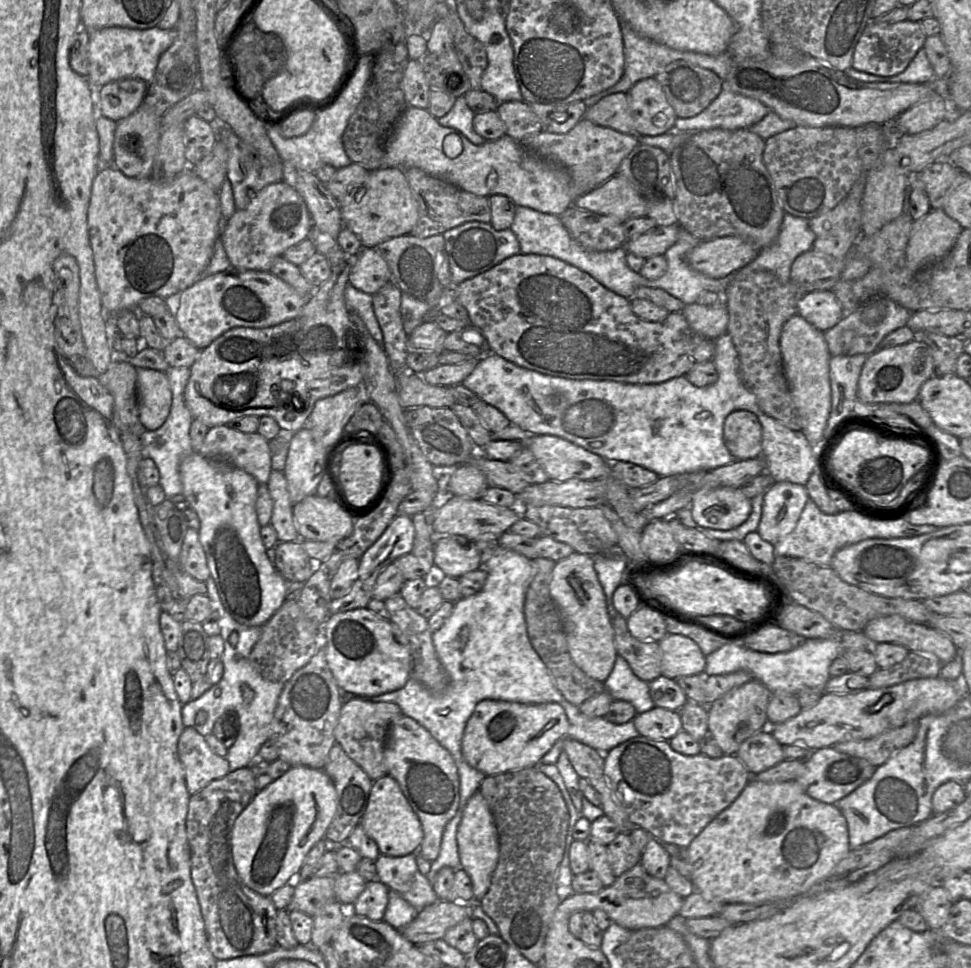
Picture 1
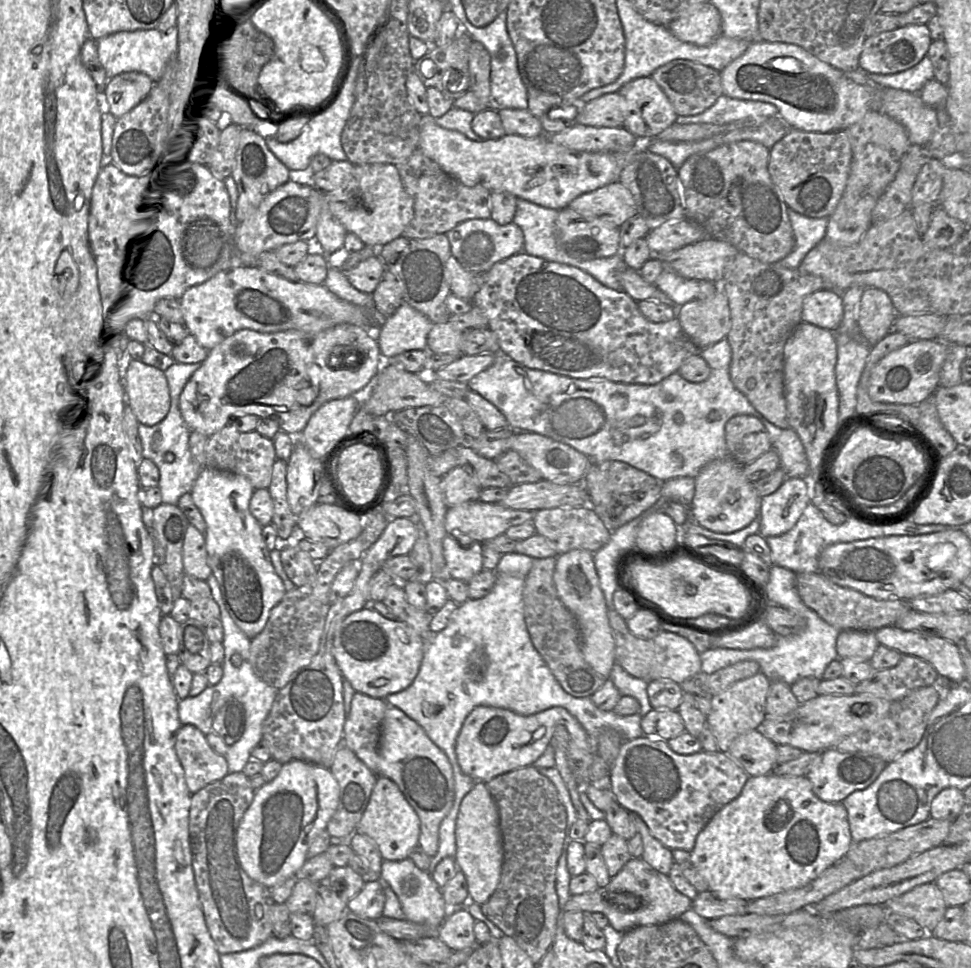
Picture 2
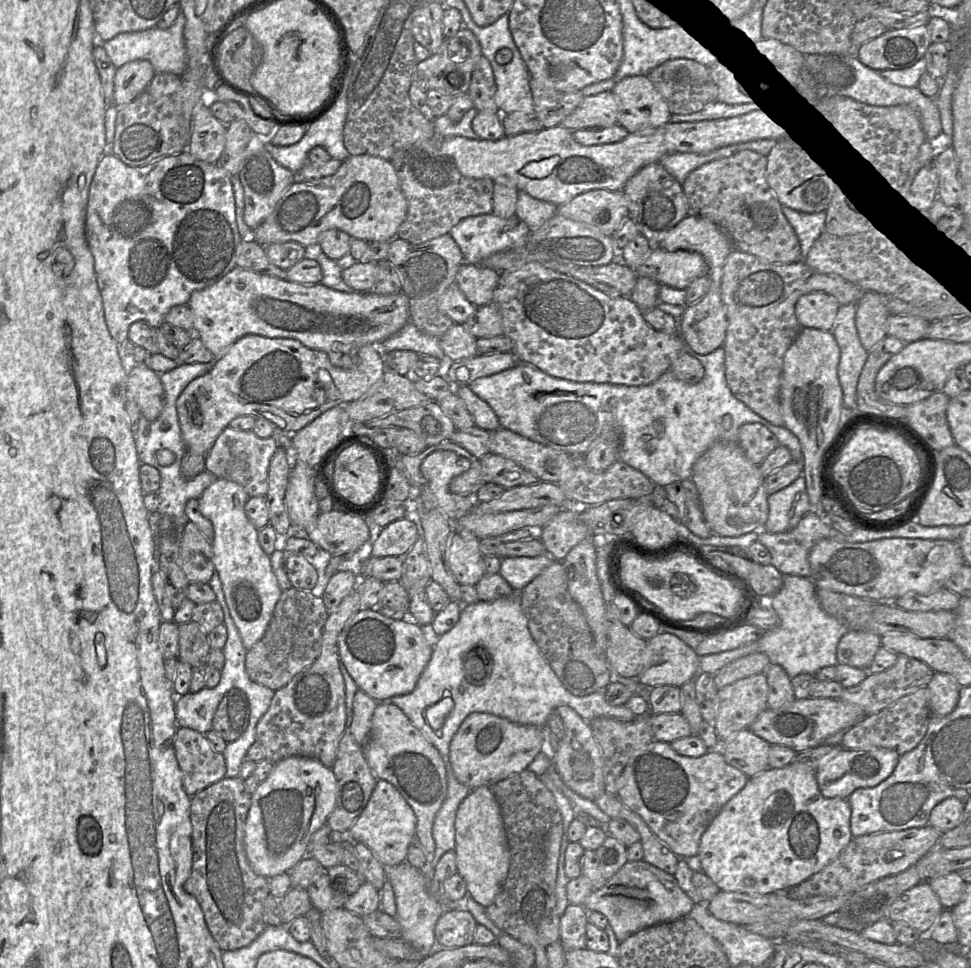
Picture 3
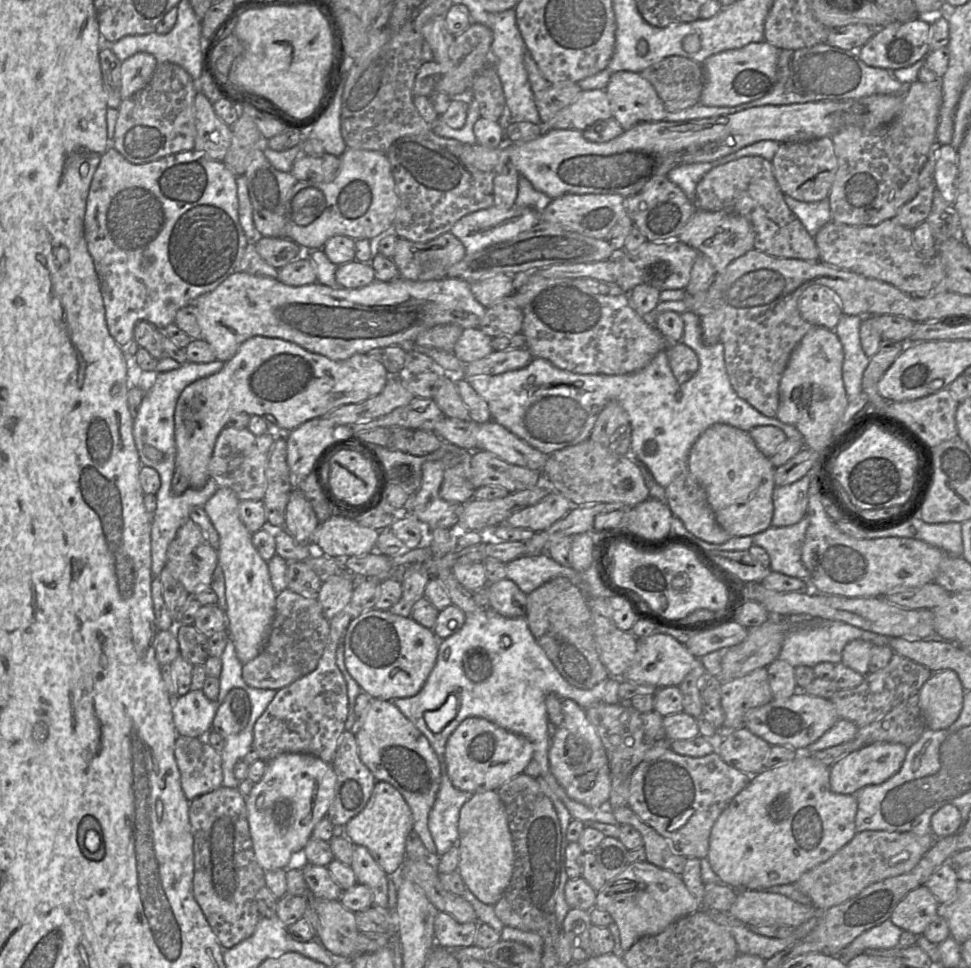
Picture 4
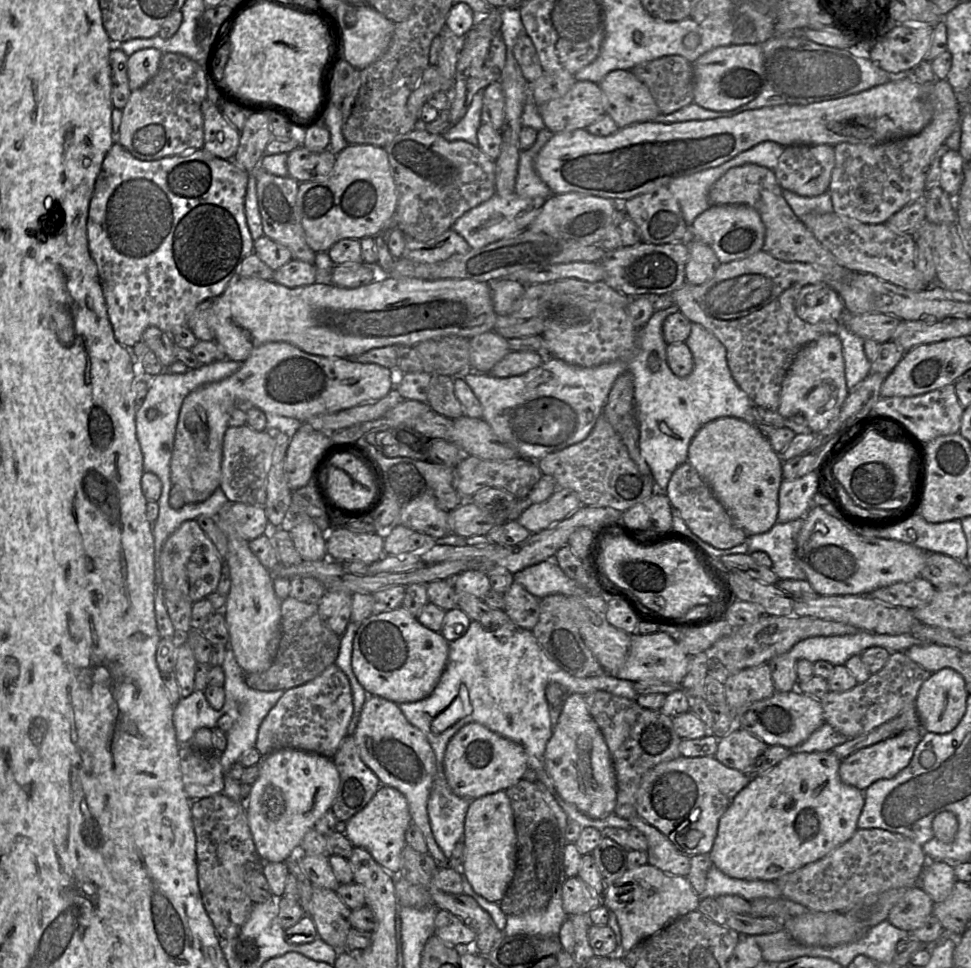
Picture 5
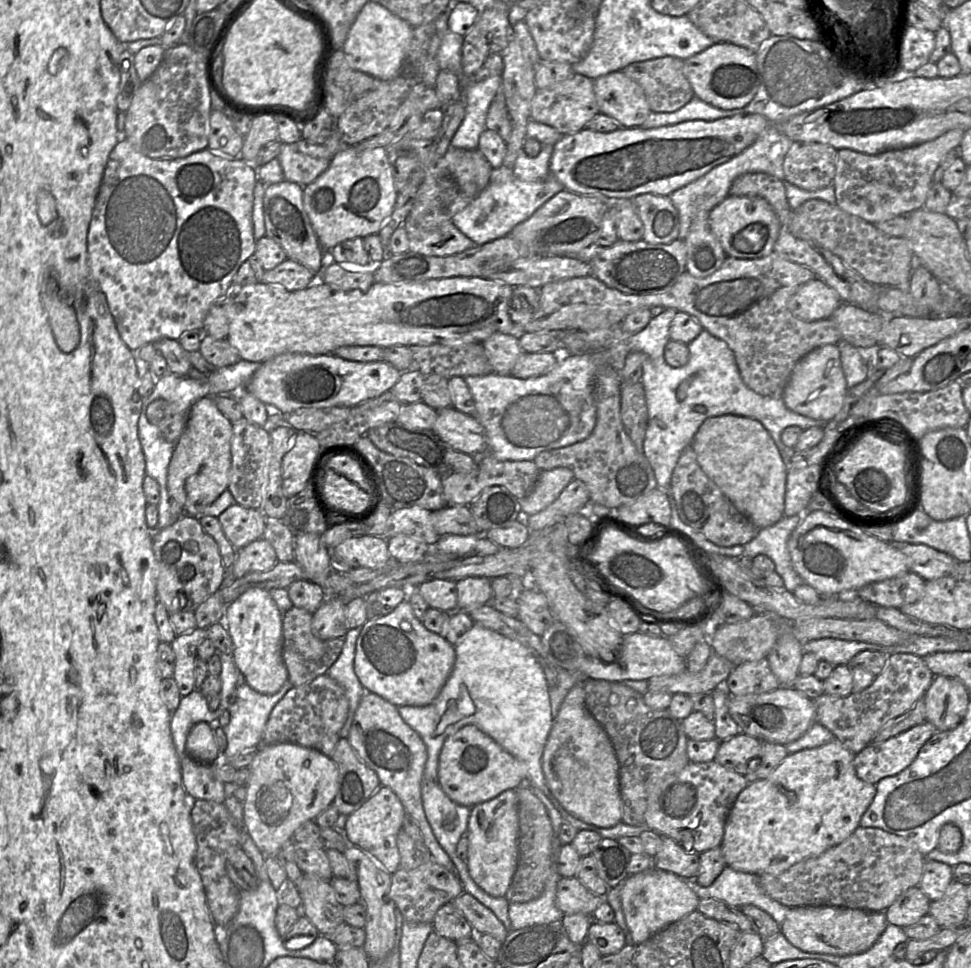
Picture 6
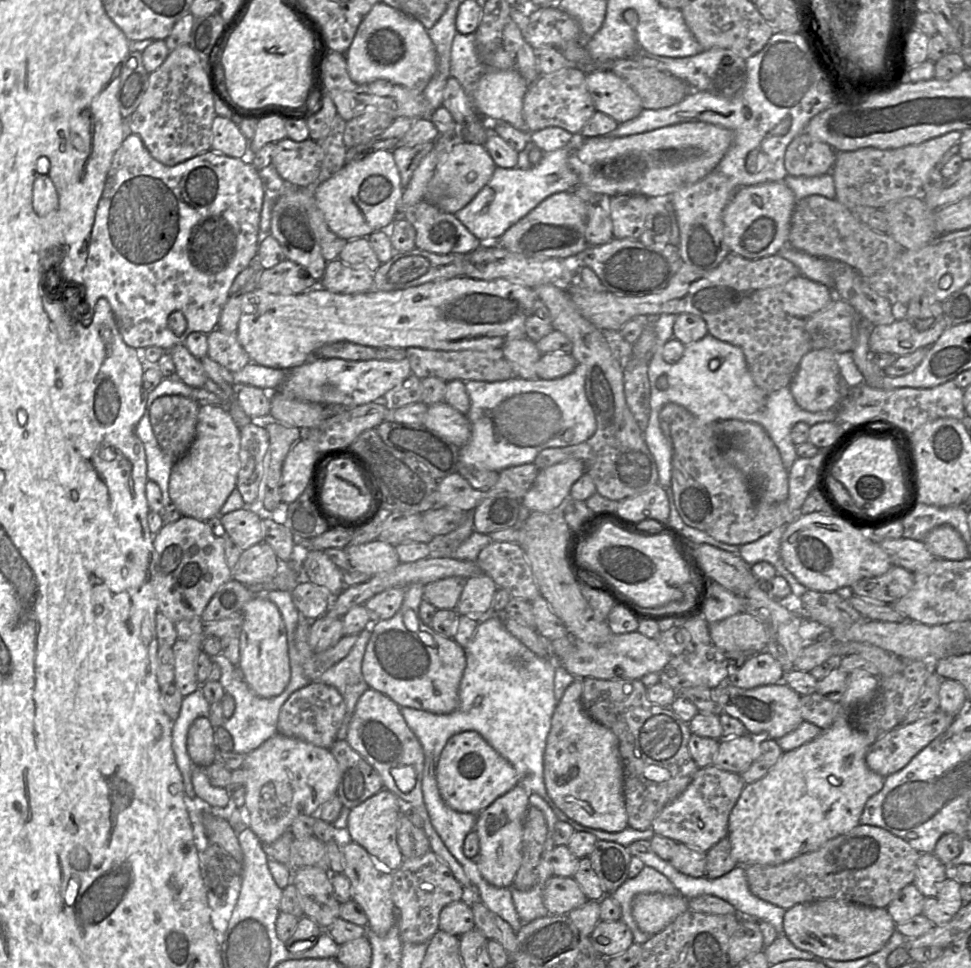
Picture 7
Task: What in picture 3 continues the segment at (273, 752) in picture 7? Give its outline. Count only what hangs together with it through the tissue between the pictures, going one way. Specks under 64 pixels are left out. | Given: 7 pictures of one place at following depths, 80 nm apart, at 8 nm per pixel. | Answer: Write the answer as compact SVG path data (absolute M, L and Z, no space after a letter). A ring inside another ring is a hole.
M298 756L275 763L269 777L252 794L245 822L245 851L253 870L267 879L289 873L309 854L312 836L327 823L336 800L337 780L332 768Z

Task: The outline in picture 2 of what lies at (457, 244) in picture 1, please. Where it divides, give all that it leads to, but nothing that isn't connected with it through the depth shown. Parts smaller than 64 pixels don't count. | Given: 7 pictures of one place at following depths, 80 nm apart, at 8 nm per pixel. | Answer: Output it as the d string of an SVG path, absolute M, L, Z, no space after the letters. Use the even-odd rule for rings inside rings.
M491 218L464 221L445 233L451 254L459 264L473 274L483 274L494 264L518 254L524 247L524 234L519 226L511 222L499 225Z

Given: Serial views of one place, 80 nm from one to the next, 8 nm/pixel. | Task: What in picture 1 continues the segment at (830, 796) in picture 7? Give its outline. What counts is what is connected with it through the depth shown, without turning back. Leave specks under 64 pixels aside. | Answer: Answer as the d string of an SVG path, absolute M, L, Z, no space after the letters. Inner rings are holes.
M751 777L738 798L719 813L687 847L689 863L692 868L690 881L695 891L706 900L721 904L758 904L784 899L796 899L805 895L819 880L826 877L835 866L850 852L847 821L836 804L827 804L809 797L796 780L780 783L765 783Z

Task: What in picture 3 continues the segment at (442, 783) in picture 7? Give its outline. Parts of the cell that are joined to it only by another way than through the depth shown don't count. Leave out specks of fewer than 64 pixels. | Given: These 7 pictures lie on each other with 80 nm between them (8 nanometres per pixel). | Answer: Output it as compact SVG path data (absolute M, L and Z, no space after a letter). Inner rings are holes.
M489 713L469 714L450 743L449 759L455 778L471 791L526 770L536 755L543 752L543 729L520 725Z

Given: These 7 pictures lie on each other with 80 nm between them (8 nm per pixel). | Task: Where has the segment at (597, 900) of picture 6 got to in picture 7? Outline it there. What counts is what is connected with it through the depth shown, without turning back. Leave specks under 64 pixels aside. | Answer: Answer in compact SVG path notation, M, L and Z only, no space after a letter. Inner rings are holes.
M552 876L545 883L543 903L550 914L567 915L588 902L573 877Z

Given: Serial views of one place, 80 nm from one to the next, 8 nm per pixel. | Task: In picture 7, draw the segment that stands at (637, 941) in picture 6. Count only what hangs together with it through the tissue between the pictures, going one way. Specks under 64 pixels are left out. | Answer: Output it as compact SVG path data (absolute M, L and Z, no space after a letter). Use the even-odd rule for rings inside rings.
M641 893L633 899L632 916L643 933L654 935L690 909L689 900L680 894Z

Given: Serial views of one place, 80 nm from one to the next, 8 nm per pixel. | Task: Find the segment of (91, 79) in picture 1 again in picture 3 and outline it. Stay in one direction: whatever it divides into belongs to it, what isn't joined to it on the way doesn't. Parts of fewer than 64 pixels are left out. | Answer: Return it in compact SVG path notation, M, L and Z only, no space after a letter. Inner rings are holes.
M180 11L176 20L168 29L161 30L153 27L145 31L124 32L104 42L104 49L117 69L132 61L147 60L152 64L155 73L171 73L182 76L187 66L183 35L185 22L185 16Z

